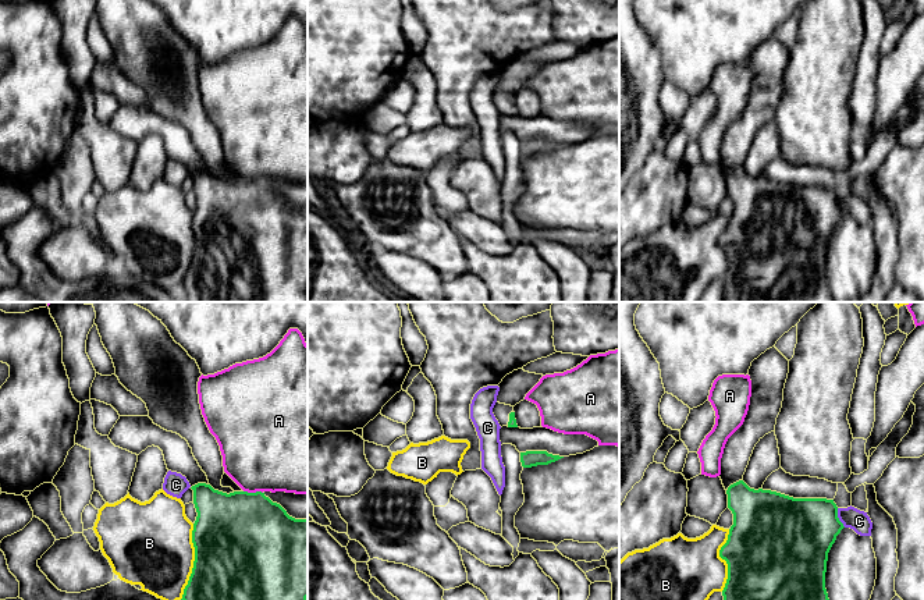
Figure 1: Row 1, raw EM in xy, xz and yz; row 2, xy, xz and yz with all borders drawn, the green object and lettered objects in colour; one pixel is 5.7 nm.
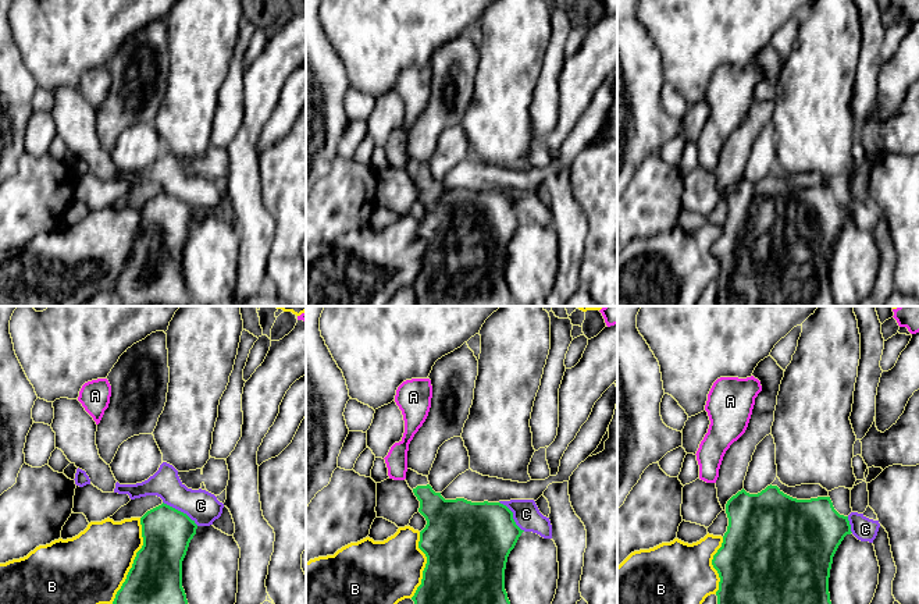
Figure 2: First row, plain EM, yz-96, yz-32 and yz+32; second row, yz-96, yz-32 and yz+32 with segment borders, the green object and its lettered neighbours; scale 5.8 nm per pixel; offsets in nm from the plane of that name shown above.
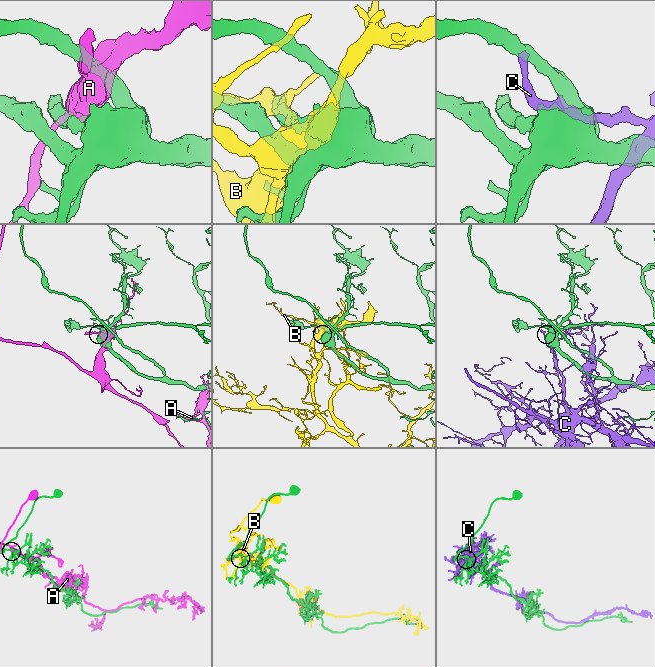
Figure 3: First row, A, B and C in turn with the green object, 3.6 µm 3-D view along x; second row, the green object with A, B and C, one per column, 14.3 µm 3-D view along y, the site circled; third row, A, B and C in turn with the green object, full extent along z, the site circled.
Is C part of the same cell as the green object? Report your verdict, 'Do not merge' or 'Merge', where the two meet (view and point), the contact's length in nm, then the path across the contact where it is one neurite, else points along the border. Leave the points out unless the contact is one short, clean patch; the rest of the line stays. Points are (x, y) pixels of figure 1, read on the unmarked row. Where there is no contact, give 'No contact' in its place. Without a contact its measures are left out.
Do not merge. Touches green at yz (838, 206). Shared border 120 nm

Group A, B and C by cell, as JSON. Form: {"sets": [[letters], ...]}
{"sets": [["A"], ["B"], ["C"]]}

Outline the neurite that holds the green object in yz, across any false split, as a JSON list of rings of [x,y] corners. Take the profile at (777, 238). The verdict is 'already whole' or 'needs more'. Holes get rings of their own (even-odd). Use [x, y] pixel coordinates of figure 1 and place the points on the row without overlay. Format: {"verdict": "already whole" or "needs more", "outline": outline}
{"verdict": "already whole", "outline": [[[743,168],[731,173],[726,182],[733,213],[719,238],[719,245],[728,252],[724,302],[834,302],[825,277],[827,249],[836,224],[845,216],[834,188],[793,187],[771,178],[754,178]]]}

